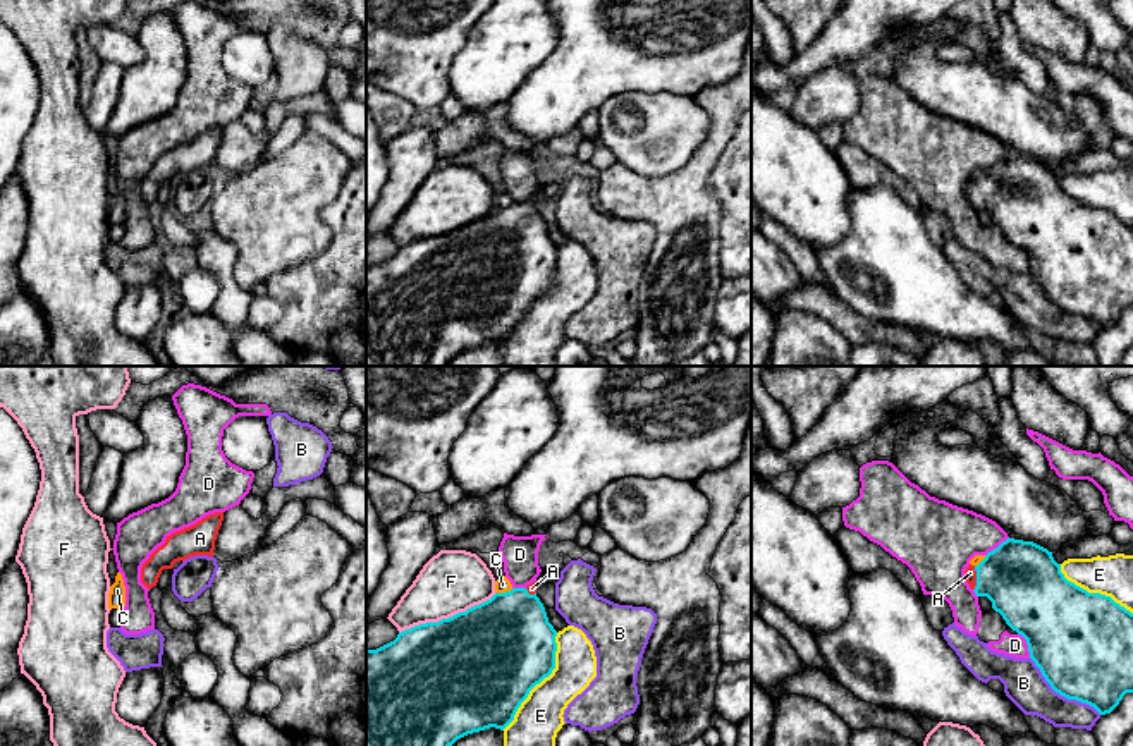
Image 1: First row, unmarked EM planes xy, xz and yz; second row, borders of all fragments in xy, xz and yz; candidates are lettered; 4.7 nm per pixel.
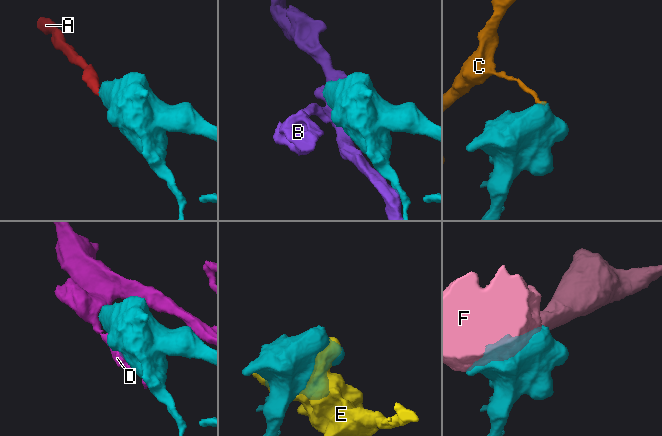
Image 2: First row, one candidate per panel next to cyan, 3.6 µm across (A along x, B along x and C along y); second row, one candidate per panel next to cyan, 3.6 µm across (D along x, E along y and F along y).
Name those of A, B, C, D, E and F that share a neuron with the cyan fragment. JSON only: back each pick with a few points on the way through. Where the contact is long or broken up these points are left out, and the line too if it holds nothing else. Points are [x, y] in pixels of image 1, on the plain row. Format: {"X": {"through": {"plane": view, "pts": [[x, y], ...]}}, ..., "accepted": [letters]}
{"A": {"through": {"plane": "yz", "pts": [[1025, 200], [1013, 193], [977, 193], [970, 188]]}}, "accepted": ["A"]}

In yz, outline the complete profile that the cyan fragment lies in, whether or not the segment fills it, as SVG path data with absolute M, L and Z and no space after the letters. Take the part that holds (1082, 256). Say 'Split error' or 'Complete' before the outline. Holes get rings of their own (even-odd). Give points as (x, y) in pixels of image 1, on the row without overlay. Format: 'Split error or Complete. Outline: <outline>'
Split error. Outline: M1007 153L978 180L970 179L965 193L975 210L987 211L1006 239L1026 254L1030 273L1056 308L1087 318L1100 330L1133 308L1133 229L1111 211L1068 196L1052 167Z

